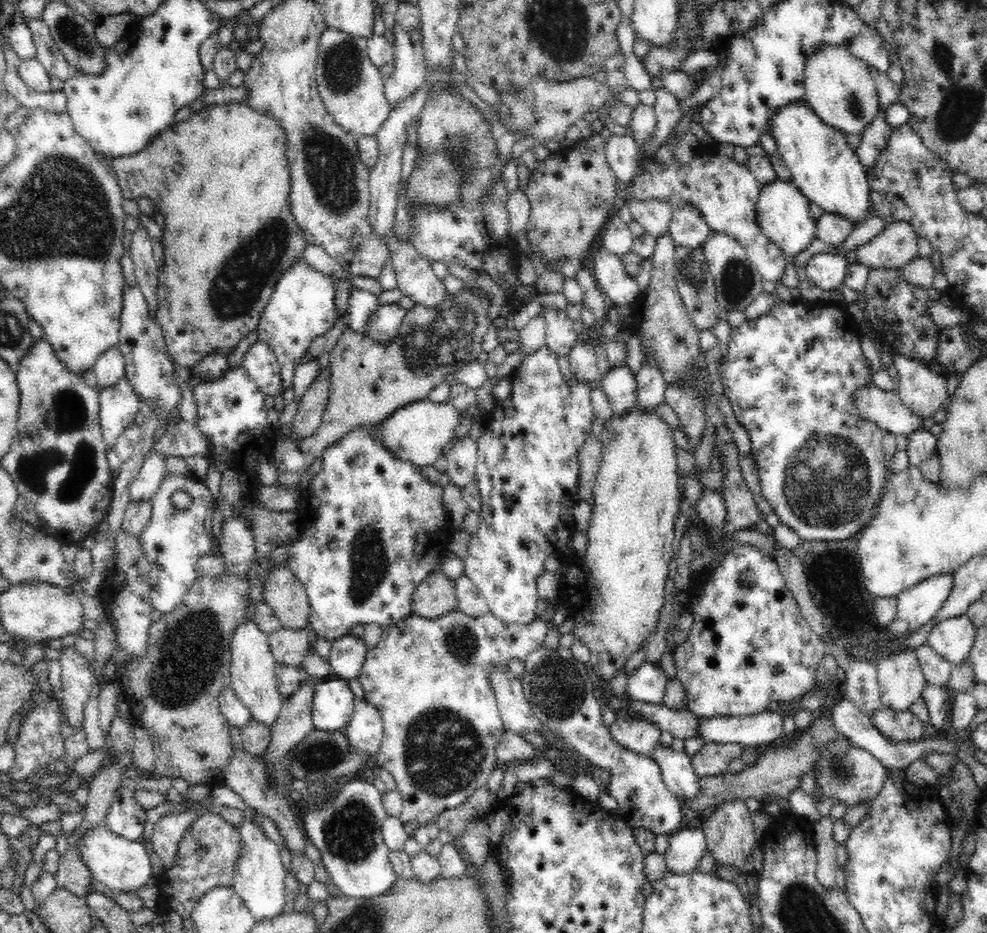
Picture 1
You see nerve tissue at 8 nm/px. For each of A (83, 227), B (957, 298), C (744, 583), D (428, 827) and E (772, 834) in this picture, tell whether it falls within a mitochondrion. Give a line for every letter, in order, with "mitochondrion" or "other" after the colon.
A: mitochondrion
B: other
C: other
D: other
E: other

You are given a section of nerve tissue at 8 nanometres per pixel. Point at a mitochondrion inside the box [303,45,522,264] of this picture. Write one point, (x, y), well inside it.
(439, 174)

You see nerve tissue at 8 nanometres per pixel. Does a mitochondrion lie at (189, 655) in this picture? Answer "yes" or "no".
yes

